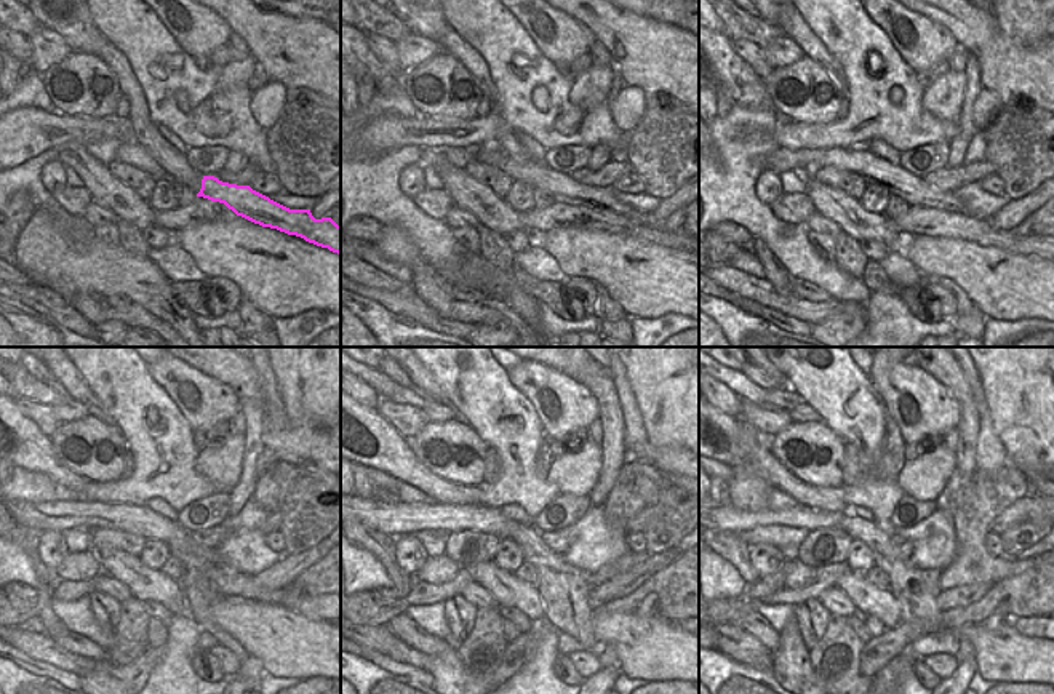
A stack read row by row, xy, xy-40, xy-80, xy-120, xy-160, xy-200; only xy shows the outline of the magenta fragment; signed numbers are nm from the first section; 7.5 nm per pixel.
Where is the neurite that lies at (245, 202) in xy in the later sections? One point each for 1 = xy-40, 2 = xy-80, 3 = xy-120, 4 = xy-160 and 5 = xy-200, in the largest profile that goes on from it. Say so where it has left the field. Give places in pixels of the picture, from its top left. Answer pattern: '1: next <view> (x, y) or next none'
1: next xy-40 (563, 189)
2: next xy-80 (912, 189)
3: next xy-120 (16, 517)
4: next xy-160 (373, 515)
5: next xy-200 (731, 520)

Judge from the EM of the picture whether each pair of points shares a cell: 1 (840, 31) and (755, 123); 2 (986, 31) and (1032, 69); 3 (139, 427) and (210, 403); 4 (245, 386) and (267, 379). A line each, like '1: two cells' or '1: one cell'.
1: one cell
2: one cell
3: two cells
4: two cells

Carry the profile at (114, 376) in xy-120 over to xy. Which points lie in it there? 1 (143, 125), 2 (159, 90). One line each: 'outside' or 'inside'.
1: outside
2: inside

